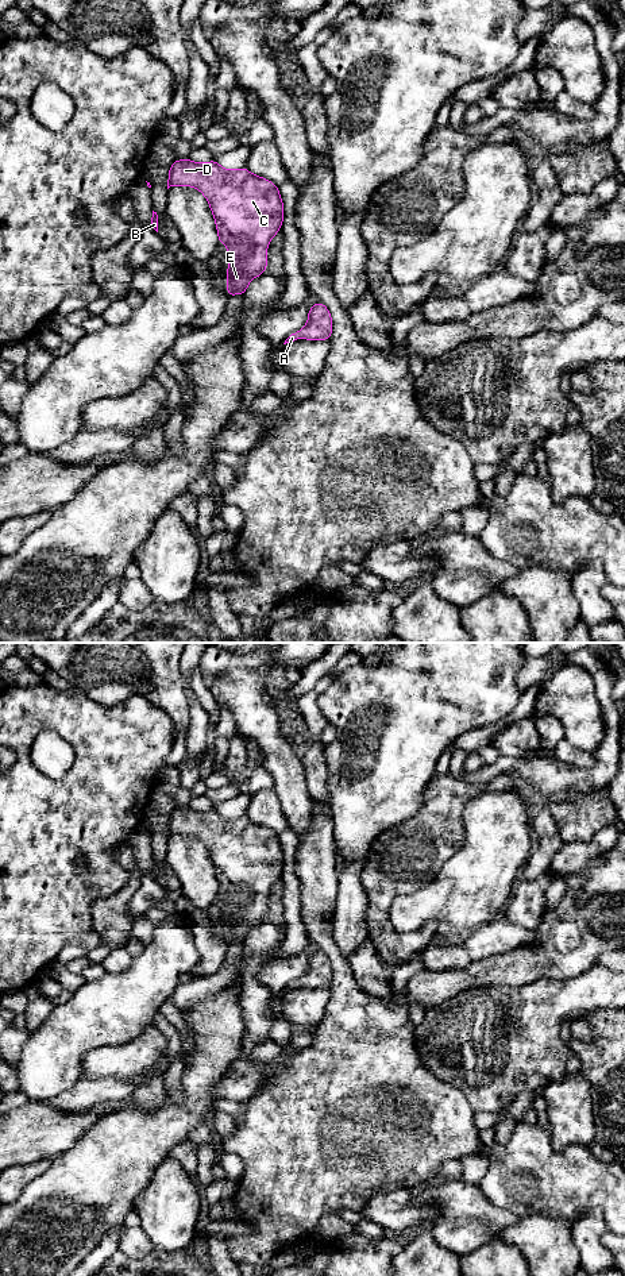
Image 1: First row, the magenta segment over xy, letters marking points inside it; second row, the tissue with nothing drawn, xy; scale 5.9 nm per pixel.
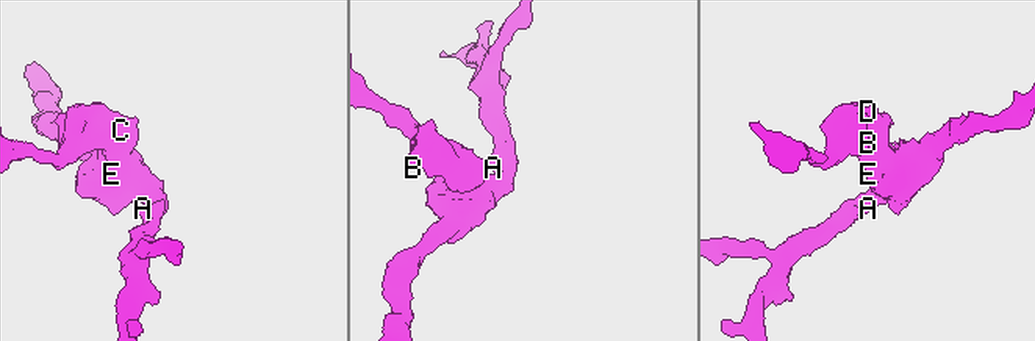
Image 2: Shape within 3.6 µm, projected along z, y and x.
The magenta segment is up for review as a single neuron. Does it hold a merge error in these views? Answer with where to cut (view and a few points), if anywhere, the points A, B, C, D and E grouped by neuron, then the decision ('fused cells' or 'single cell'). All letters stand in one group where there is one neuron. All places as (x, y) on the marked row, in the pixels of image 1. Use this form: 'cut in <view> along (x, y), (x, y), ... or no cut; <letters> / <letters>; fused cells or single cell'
no cut; A B C D E; single cell

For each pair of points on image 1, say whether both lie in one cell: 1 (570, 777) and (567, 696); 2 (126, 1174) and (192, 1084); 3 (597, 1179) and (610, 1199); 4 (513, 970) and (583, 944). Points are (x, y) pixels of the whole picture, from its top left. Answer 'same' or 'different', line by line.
1: different
2: same
3: same
4: same

